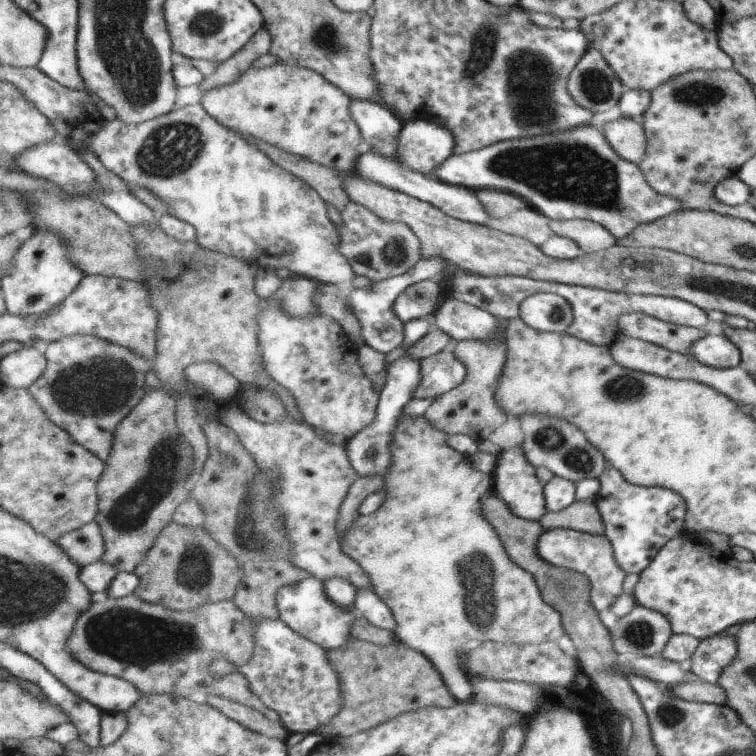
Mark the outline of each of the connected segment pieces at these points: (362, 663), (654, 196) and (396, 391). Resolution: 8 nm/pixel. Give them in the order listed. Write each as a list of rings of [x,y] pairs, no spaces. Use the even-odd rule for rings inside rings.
[[[352,638],[352,642],[346,648],[324,648],[328,664],[338,674],[338,688],[340,688],[340,700],[342,708],[334,714],[326,724],[318,728],[321,736],[330,738],[342,738],[355,736],[362,730],[369,730],[384,724],[408,710],[416,708],[452,708],[457,700],[444,686],[443,677],[424,654],[416,652],[408,647],[404,640],[394,647],[372,644],[370,642]]]
[[[592,124],[500,140],[467,155],[451,154],[427,176],[472,191],[510,192],[550,220],[580,219],[600,224],[616,241],[632,234],[640,224],[684,209],[684,200],[652,189],[643,170],[620,157]]]
[[[404,355],[394,360],[390,371],[387,373],[386,384],[379,393],[379,412],[376,420],[367,428],[356,432],[355,436],[345,442],[345,451],[348,460],[352,464],[352,470],[356,471],[356,478],[376,478],[380,476],[386,482],[386,476],[392,470],[392,436],[396,436],[396,426],[400,424],[400,416],[403,415],[404,406],[411,402],[414,390],[420,386],[420,360],[408,358]]]

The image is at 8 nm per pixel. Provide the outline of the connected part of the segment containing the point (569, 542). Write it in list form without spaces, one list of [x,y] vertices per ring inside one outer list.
[[[564,528],[549,529],[538,538],[537,550],[538,556],[547,564],[566,568],[573,575],[584,574],[588,578],[590,602],[596,608],[598,615],[604,610],[611,610],[616,598],[622,594],[626,585],[624,583],[624,578],[627,578],[626,572],[620,568],[619,562],[616,561],[612,544],[605,535],[592,536],[586,532]]]

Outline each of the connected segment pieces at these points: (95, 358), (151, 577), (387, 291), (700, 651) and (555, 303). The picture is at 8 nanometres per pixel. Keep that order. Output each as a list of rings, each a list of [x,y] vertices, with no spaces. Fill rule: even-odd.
[[[85,335],[68,336],[50,344],[47,355],[50,357],[47,373],[30,391],[44,404],[55,424],[68,430],[79,444],[107,462],[112,454],[110,445],[116,439],[116,428],[148,394],[146,374],[152,371],[156,376],[156,360],[150,362],[100,336]]]
[[[175,520],[156,538],[136,573],[141,578],[136,596],[148,604],[174,611],[196,611],[211,603],[233,601],[244,578],[244,568],[226,546],[214,540],[203,527],[192,528]]]
[[[421,254],[419,262],[414,264],[405,274],[388,278],[388,280],[374,281],[373,284],[368,287],[354,288],[350,294],[345,294],[350,298],[353,312],[360,322],[360,326],[362,326],[362,339],[365,345],[375,349],[377,352],[386,354],[406,342],[406,329],[393,308],[396,298],[398,298],[408,286],[418,281],[424,281],[425,279],[431,280],[438,272],[442,272],[444,268],[447,268],[447,266],[442,258],[438,258],[438,256],[426,258],[426,256]]]
[[[720,633],[702,640],[686,666],[703,682],[718,683],[724,668],[735,660],[736,652],[736,637]]]
[[[535,293],[519,305],[519,318],[540,332],[565,333],[572,324],[572,306],[558,294]]]

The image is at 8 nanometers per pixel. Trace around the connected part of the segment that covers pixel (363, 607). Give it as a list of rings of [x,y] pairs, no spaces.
[[[357,590],[356,611],[358,616],[366,618],[378,628],[391,631],[396,628],[396,620],[391,610],[379,599],[375,590]]]

